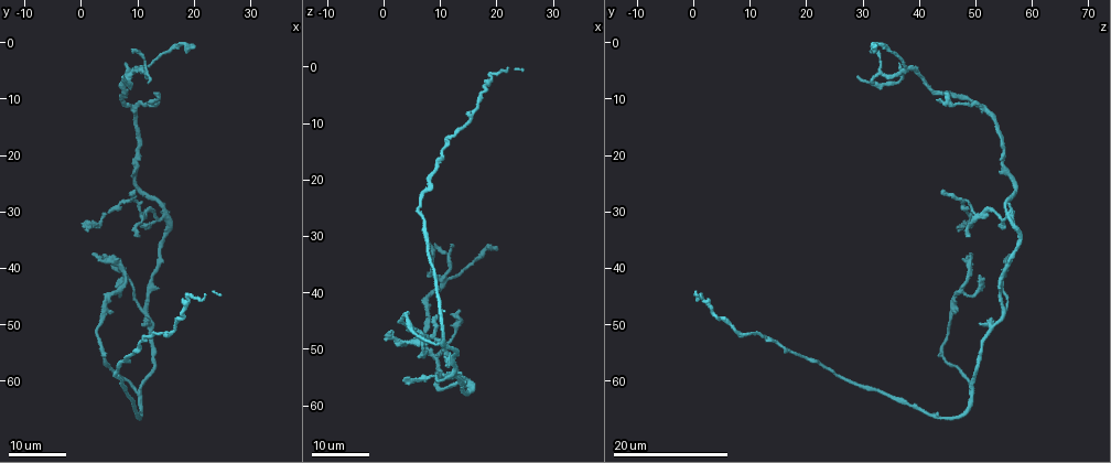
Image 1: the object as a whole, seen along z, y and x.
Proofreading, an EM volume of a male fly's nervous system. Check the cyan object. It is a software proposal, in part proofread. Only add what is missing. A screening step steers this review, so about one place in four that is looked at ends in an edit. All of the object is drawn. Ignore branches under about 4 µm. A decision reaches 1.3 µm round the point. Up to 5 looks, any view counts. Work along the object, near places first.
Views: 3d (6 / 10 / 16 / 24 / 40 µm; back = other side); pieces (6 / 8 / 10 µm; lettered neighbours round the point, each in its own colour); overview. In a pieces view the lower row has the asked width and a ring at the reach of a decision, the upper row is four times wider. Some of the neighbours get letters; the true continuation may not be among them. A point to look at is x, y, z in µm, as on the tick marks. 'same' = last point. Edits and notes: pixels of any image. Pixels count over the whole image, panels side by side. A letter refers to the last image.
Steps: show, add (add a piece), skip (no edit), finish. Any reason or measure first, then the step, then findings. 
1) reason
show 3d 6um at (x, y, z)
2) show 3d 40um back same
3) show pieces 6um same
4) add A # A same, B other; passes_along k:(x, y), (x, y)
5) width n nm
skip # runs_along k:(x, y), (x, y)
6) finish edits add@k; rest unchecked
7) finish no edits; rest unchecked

free end
show 3d 16um at (12.0, 7.0, 31.0)

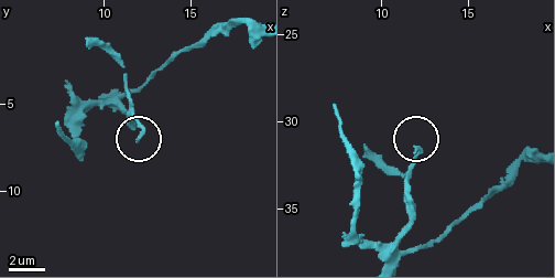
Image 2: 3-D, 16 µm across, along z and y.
show pieces 6um at (11.9, 7.1, 31.7)

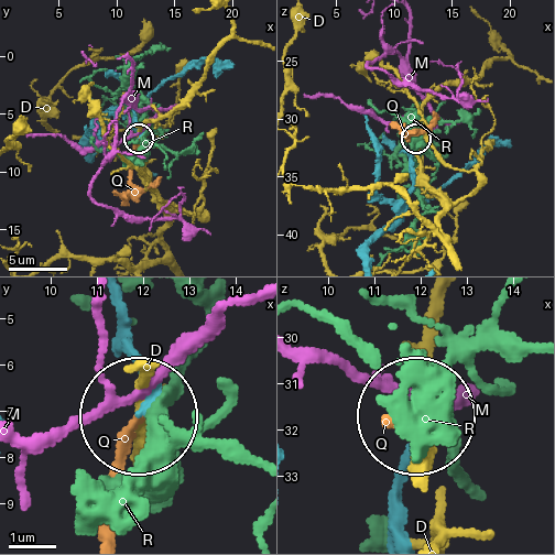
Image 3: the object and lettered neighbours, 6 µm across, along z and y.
width 180 nm
add Q # D other, M other, Q same, R other; the neuron continues

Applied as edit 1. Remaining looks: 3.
show overview

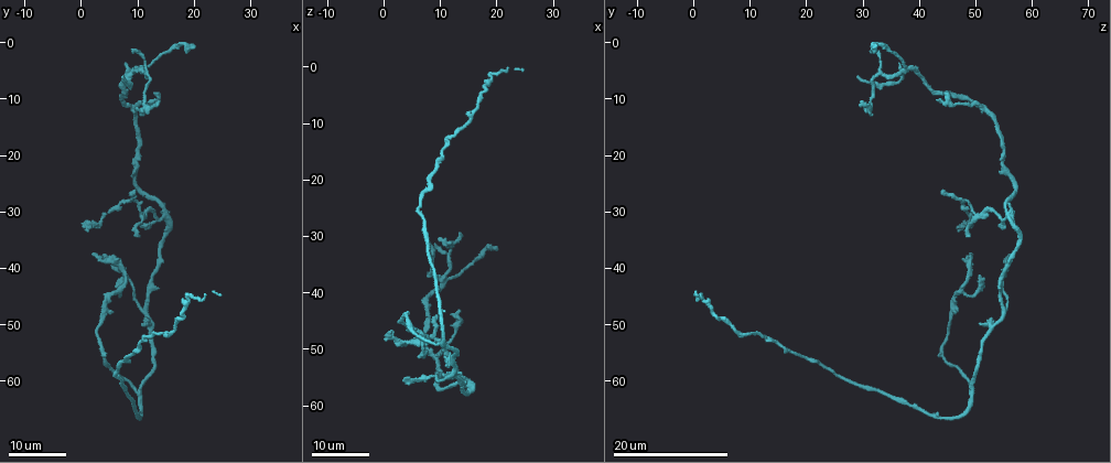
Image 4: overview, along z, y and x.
end of a long branch
show 3d 24um at (13.5, 11.0, 30.0)

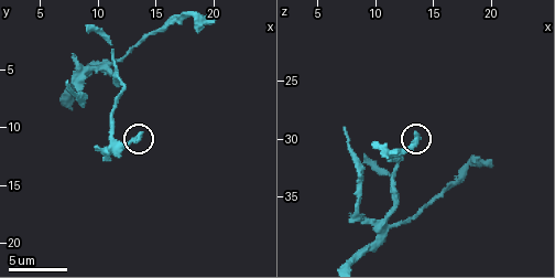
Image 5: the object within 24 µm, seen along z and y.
show pieces 10um at (13.6, 10.6, 30.0)

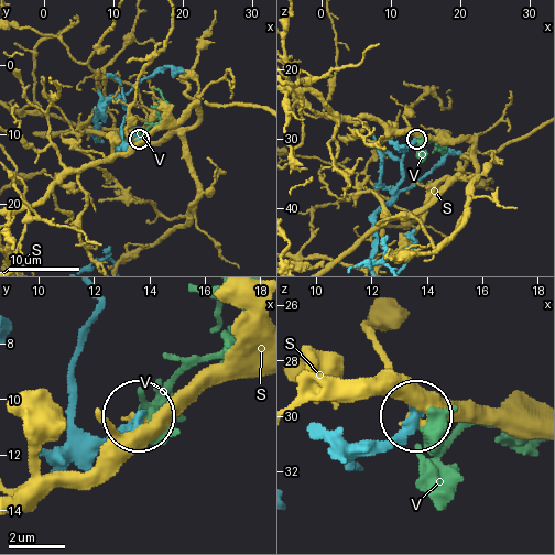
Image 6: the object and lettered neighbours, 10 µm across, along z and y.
skip # S other, V other; no lettered piece goes on from it

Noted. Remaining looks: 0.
finish edits add@3; rest unchecked

